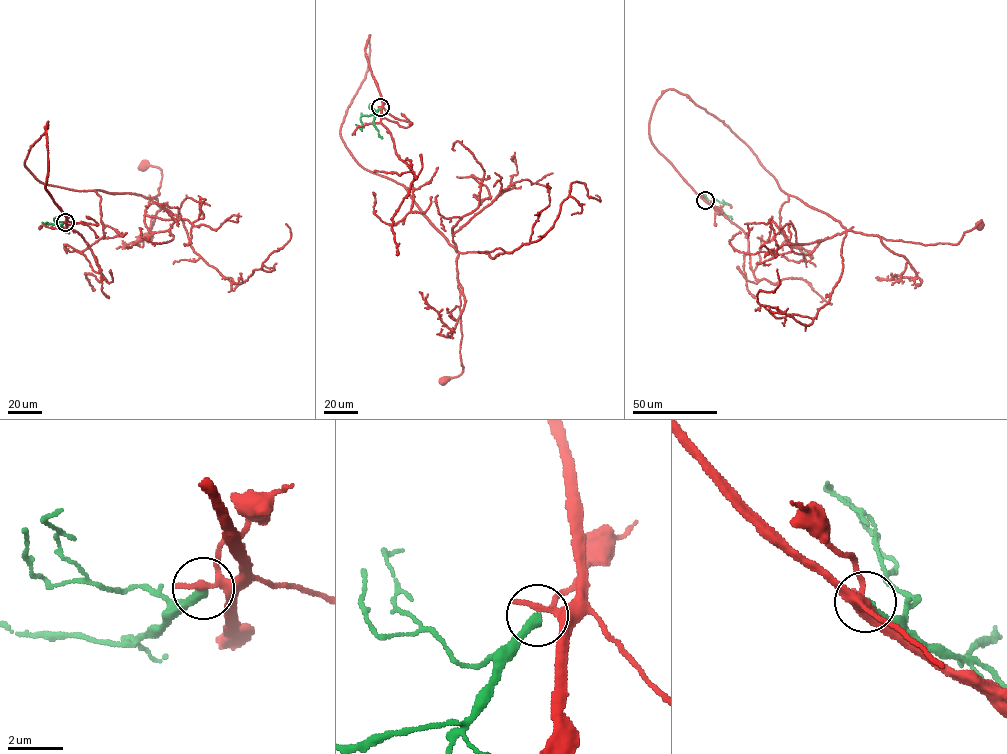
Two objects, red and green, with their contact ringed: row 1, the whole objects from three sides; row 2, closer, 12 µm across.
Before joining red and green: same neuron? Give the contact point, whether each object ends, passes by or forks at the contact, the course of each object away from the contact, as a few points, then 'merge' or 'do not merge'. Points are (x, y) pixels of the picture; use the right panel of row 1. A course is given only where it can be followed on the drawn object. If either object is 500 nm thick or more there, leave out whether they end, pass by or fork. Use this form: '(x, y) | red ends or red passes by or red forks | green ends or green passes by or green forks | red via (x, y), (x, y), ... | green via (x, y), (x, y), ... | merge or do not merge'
(705, 200) | red passes by | green ends | red via (705, 200), (652, 142), (650, 115), (668, 89), (722, 121), (785, 193), (847, 230), (956, 244), (980, 224) | green via (705, 200), (711, 204), (715, 199), (726, 203), (722, 200) | do not merge

